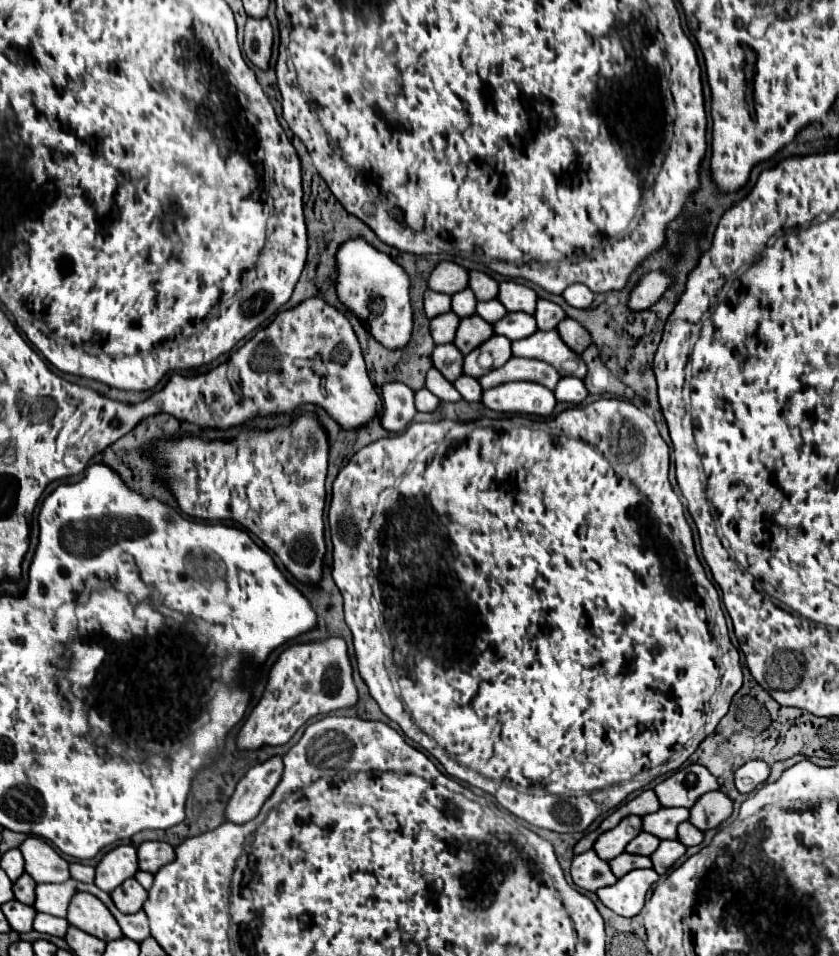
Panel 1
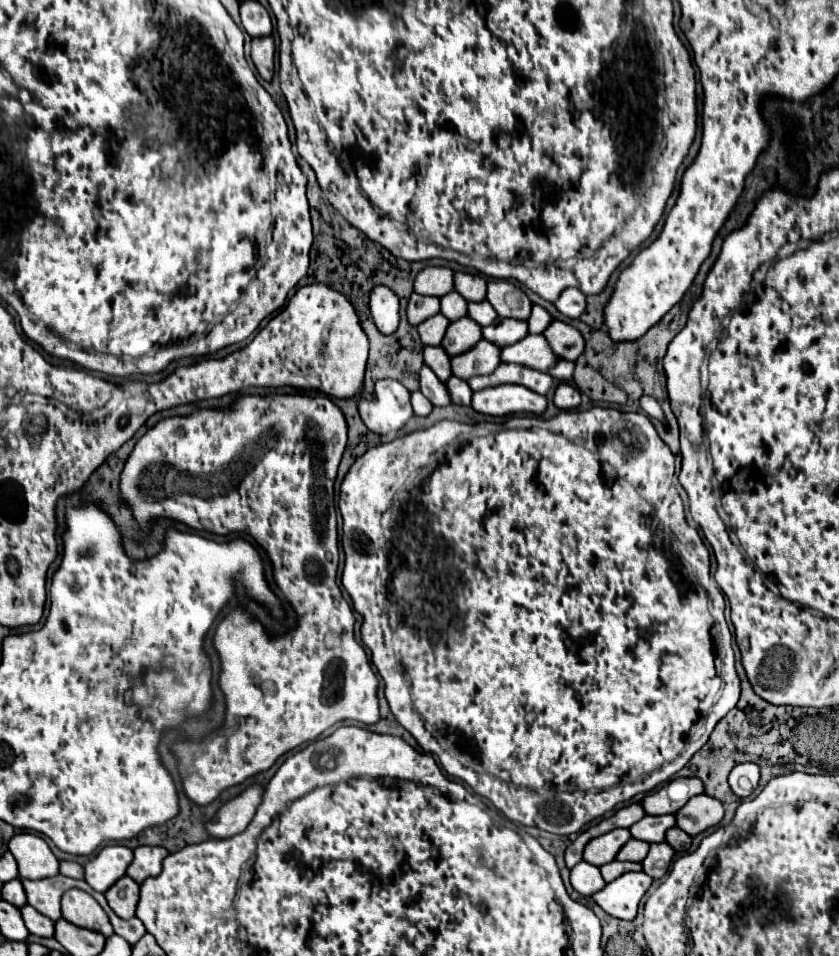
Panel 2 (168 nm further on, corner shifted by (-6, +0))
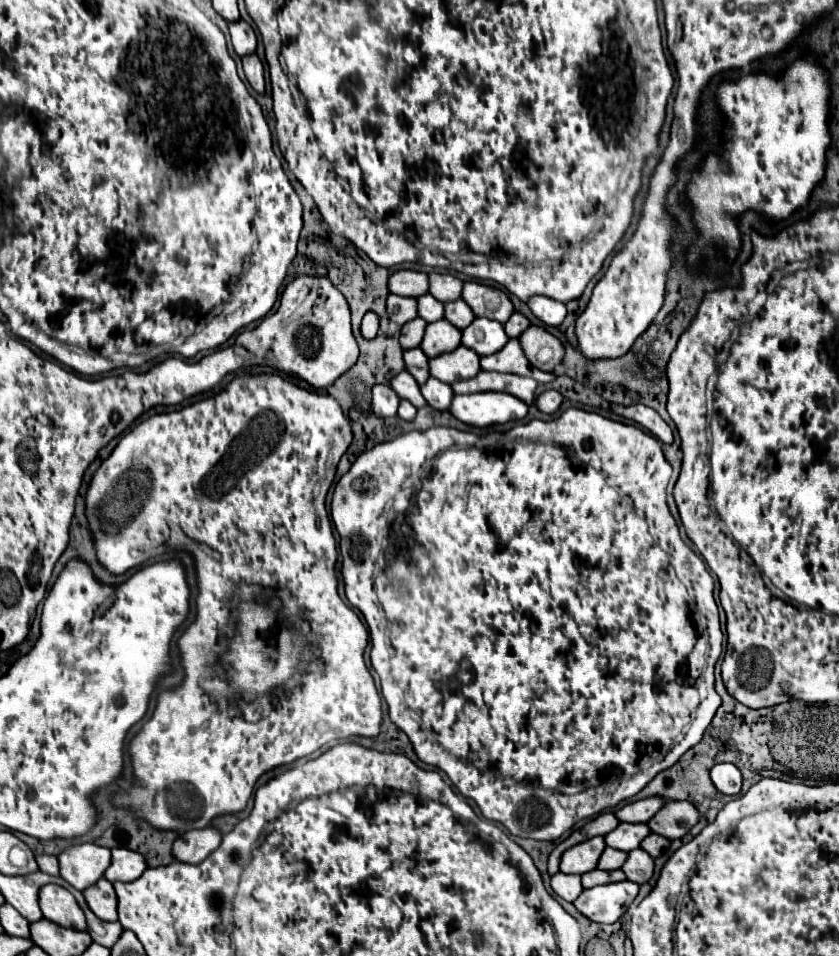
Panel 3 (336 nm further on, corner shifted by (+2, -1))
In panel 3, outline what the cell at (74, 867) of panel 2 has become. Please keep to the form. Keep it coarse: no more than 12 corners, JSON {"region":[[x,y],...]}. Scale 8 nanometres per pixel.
{"region":[[47,854],[35,856],[41,872],[57,876],[59,862]]}

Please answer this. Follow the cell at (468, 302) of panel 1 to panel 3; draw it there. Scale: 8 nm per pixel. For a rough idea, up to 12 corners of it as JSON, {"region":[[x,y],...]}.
{"region":[[431,294],[417,298],[417,314],[425,322],[443,318],[443,304]]}

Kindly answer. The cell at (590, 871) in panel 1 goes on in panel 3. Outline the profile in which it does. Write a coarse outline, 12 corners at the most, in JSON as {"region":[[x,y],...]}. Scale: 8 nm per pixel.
{"region":[[563,872],[551,878],[557,896],[573,902],[581,892],[581,876]]}

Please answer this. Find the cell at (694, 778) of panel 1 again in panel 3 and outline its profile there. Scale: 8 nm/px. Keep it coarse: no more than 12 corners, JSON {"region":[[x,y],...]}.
{"region":[[645,798],[615,812],[619,822],[647,822],[665,802]]}

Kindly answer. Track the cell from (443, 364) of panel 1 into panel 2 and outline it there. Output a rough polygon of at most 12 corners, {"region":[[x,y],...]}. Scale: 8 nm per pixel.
{"region":[[425,347],[425,365],[441,381],[451,373],[451,355],[443,347]]}

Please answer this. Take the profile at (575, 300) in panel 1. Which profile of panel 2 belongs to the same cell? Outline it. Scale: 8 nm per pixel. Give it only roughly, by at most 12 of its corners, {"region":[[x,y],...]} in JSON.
{"region":[[565,289],[555,305],[563,315],[577,319],[587,307],[579,289]]}

